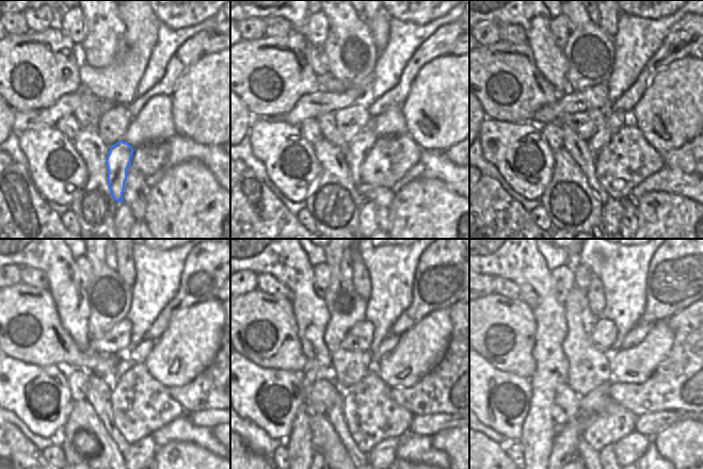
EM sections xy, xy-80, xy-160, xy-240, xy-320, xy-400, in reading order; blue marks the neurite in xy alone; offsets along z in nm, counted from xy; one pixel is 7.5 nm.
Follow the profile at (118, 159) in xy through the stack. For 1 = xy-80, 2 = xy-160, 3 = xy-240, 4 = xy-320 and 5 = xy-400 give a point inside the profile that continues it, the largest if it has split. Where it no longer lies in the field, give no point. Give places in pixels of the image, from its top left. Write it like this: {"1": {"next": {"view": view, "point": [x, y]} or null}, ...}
{"1": {"next": {"view": "xy-80", "point": [356, 149]}}, "2": {"next": {"view": "xy-160", "point": [613, 122]}}, "3": {"next": {"view": "xy-240", "point": [138, 354]}}, "4": {"next": {"view": "xy-320", "point": [390, 341]}}, "5": {"next": {"view": "xy-400", "point": [639, 332]}}}

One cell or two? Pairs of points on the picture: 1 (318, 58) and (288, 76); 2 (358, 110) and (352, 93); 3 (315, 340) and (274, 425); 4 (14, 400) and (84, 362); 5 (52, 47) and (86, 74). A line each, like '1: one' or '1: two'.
1: two
2: two
3: two
4: two
5: two

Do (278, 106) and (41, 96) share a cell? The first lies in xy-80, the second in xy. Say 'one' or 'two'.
one

